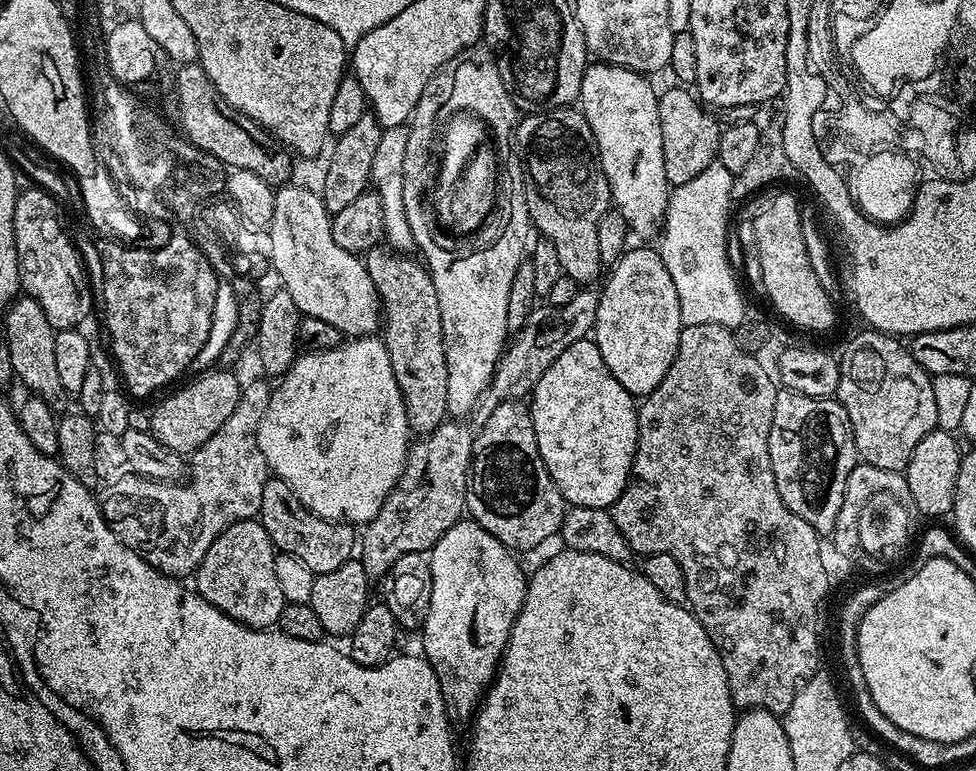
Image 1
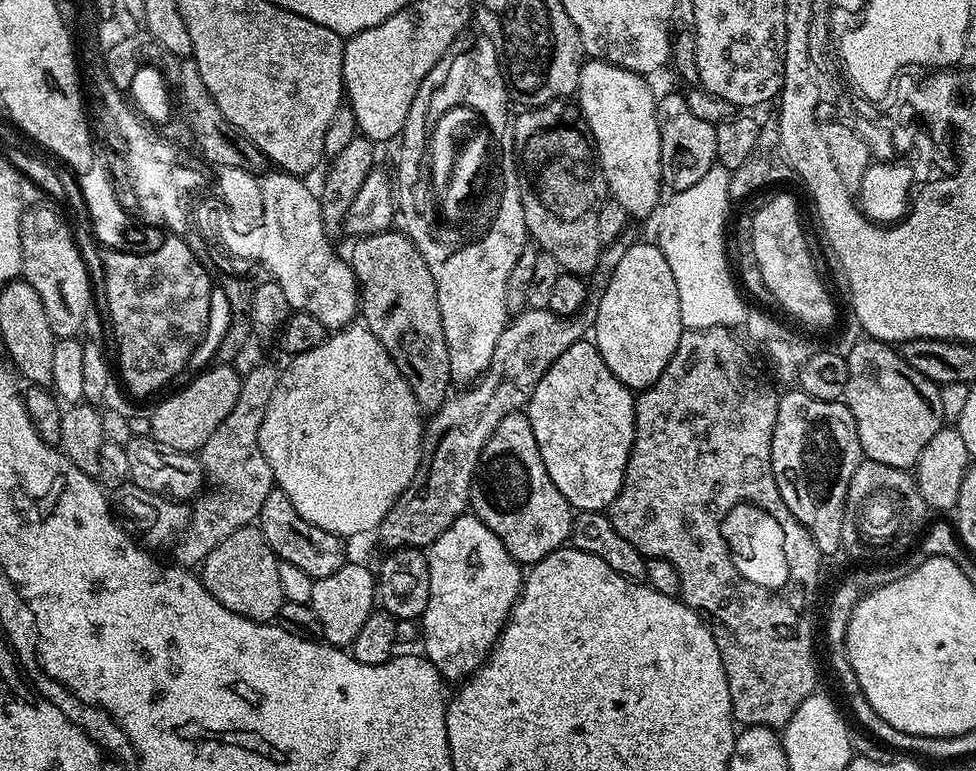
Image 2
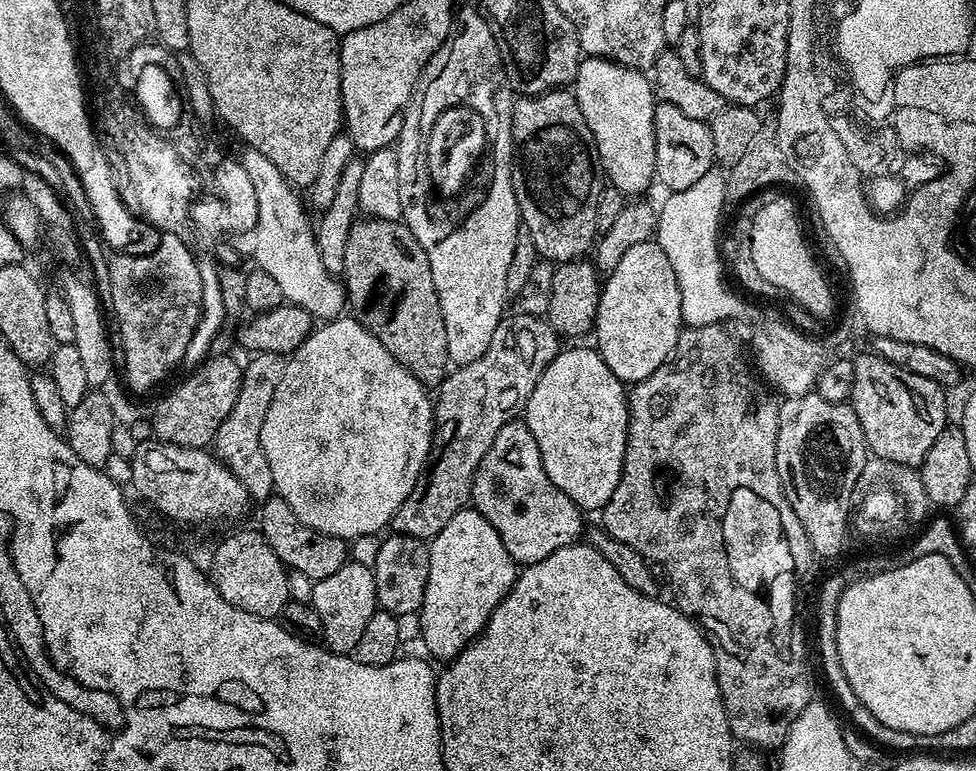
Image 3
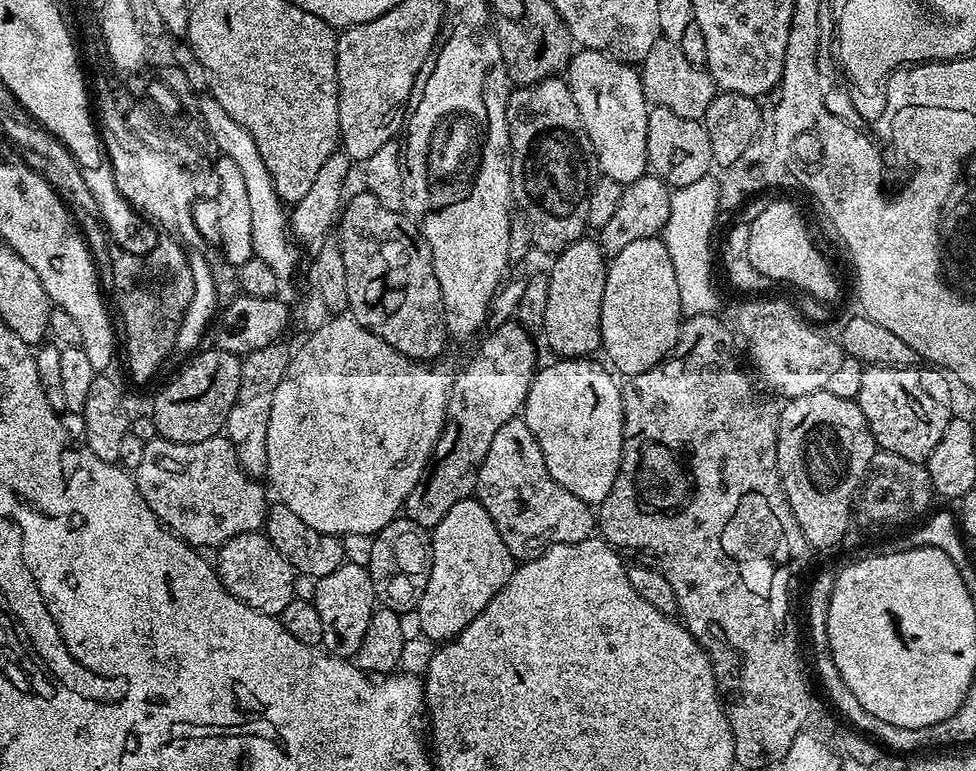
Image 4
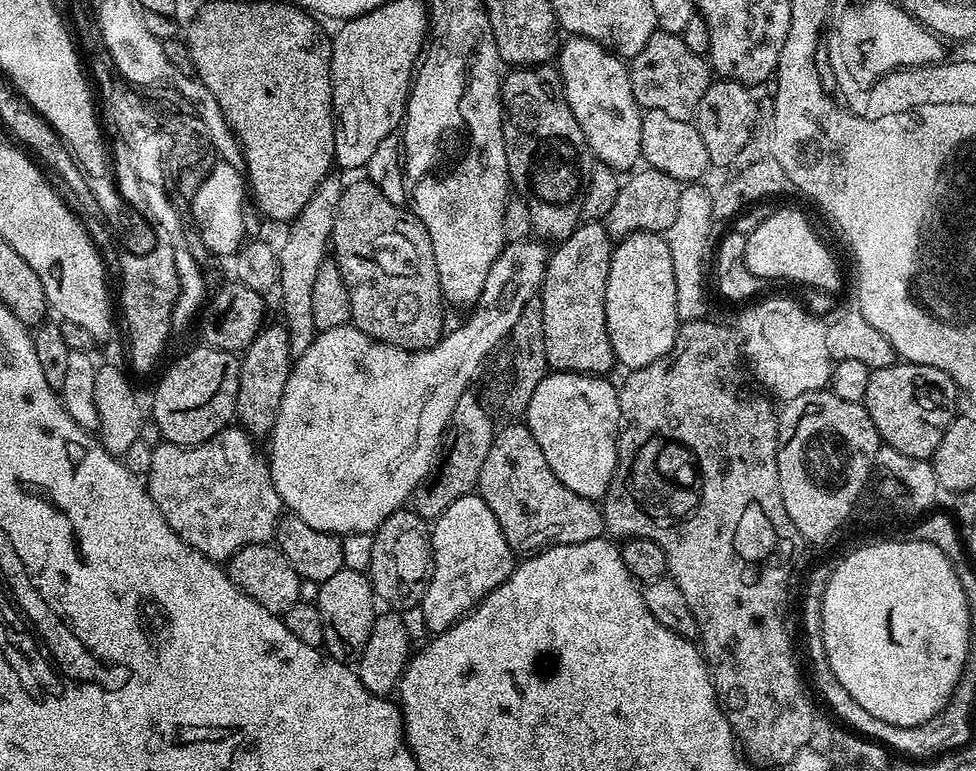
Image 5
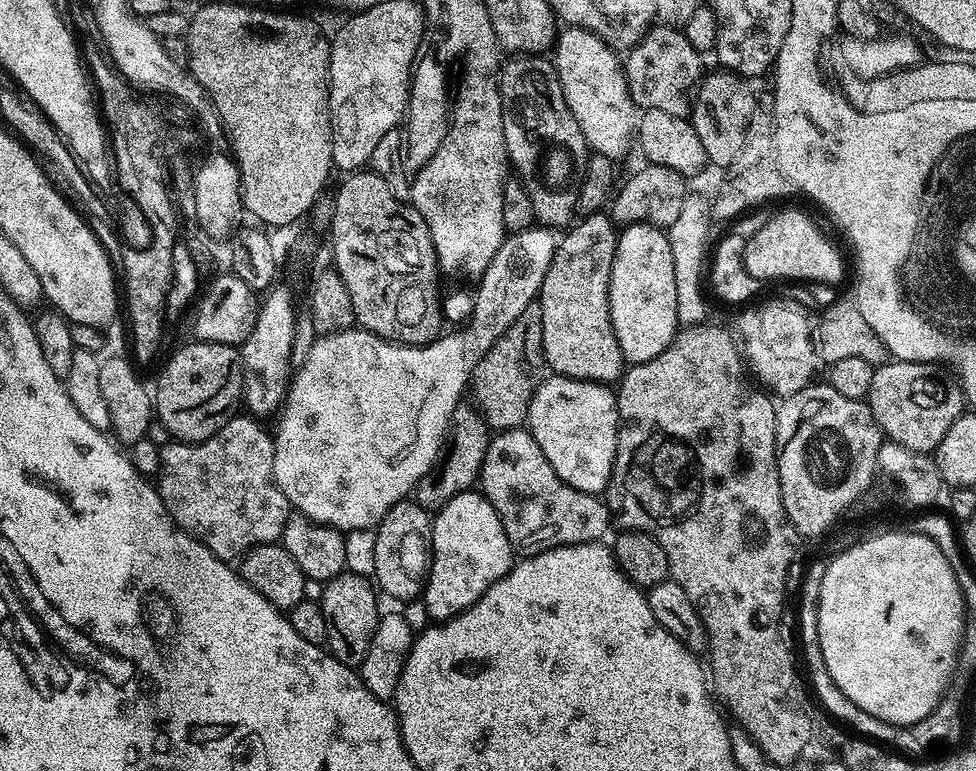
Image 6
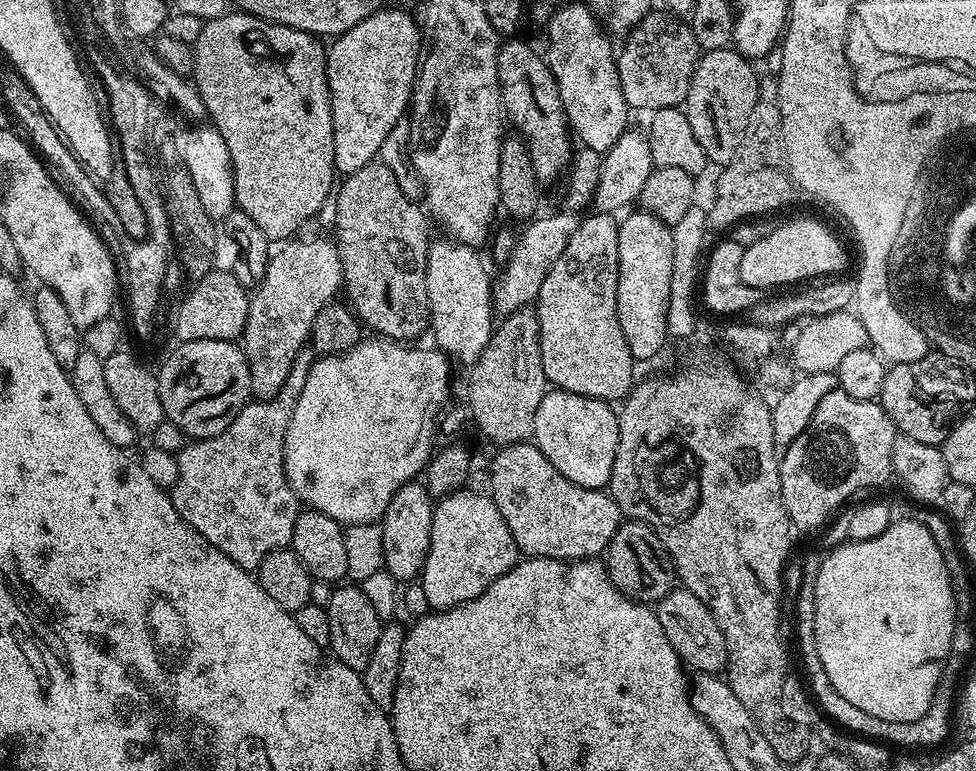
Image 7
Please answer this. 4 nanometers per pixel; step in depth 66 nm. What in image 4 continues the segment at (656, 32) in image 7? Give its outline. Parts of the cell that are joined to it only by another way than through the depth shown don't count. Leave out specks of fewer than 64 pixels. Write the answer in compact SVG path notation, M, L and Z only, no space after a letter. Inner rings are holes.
M665 38L656 40L654 46L650 46L650 54L646 54L638 71L649 105L671 110L682 118L703 121L706 110L710 110L710 102L714 102L718 91L707 67L688 61L686 54L682 54L679 43Z

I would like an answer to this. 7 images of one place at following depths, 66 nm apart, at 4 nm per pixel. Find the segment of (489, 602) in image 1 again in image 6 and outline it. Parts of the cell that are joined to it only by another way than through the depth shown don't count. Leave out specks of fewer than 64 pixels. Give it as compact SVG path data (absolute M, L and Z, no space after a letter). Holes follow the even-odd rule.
M469 490L450 498L432 521L432 566L424 585L422 601L433 621L448 620L464 612L514 563L514 545L502 526L502 518L479 491Z

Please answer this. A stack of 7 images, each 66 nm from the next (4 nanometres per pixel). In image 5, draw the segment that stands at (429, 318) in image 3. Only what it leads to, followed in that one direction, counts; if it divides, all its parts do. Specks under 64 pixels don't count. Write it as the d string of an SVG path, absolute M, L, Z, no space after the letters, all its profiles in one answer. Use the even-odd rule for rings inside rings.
M356 180L345 187L338 202L330 248L334 253L336 265L342 270L342 278L350 294L351 323L355 327L369 334L378 334L385 344L405 348L407 352L426 352L441 340L446 332L446 301L440 290L438 266L430 234L426 234L426 226L416 217L415 212L404 204L390 202L390 198L386 198L386 194L372 184L371 180Z

